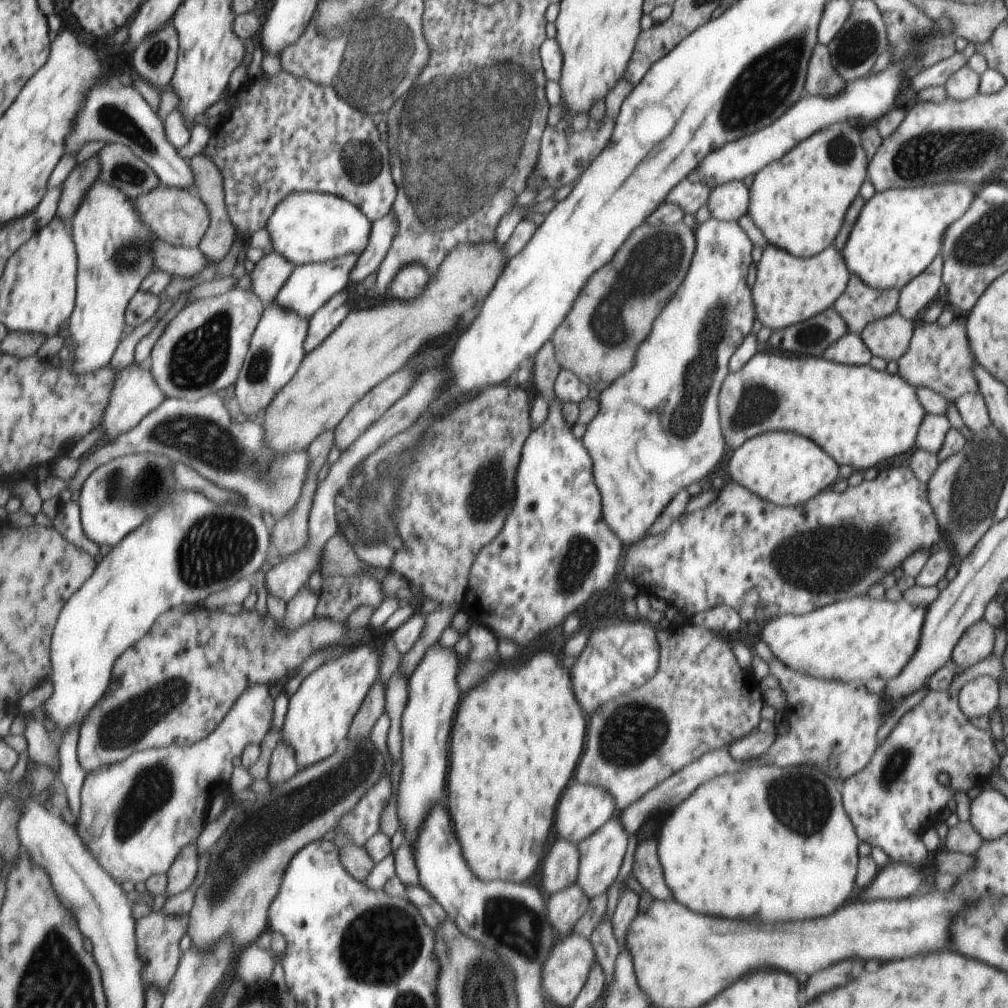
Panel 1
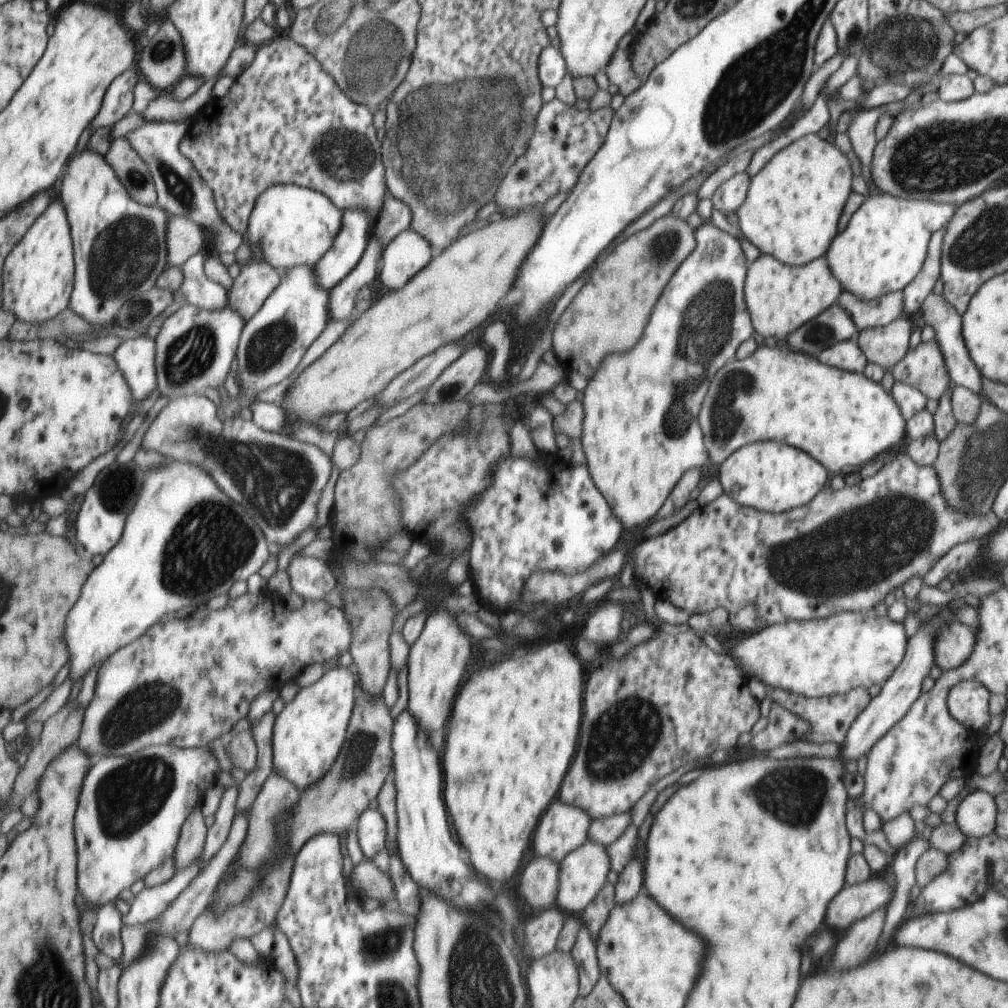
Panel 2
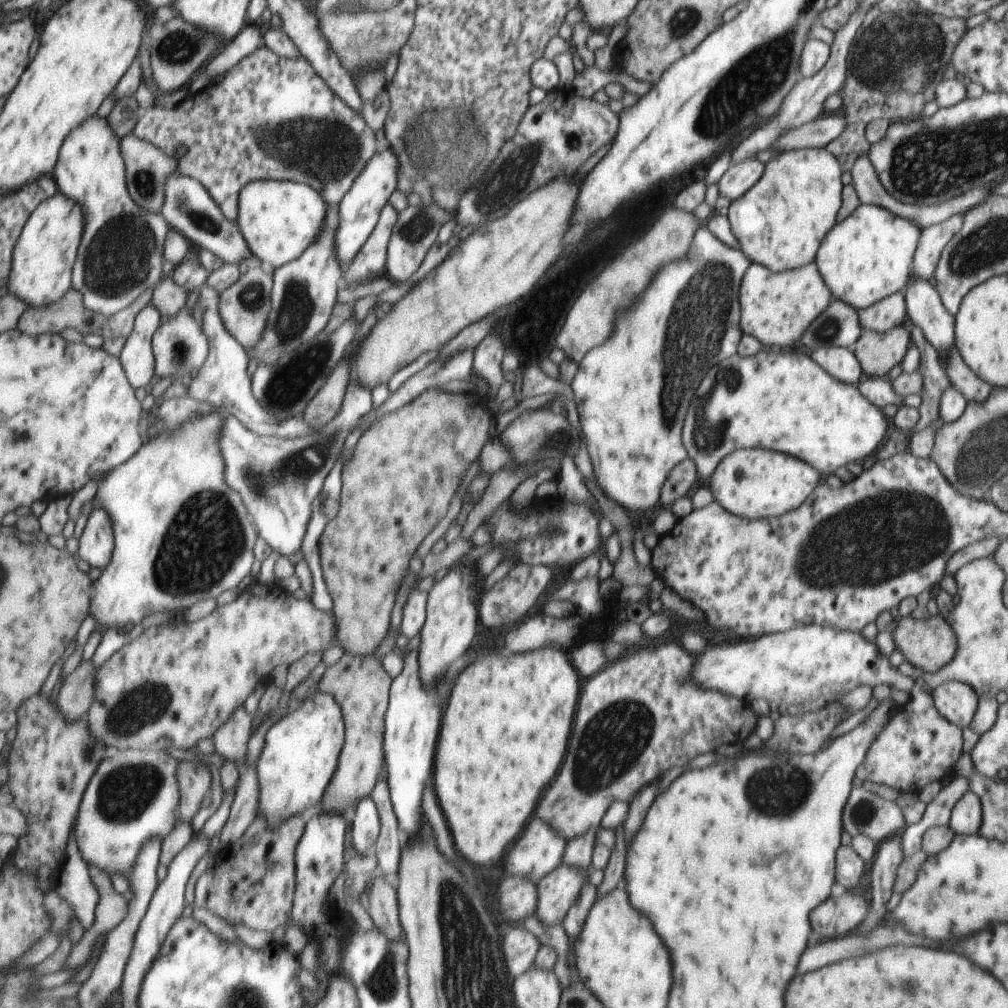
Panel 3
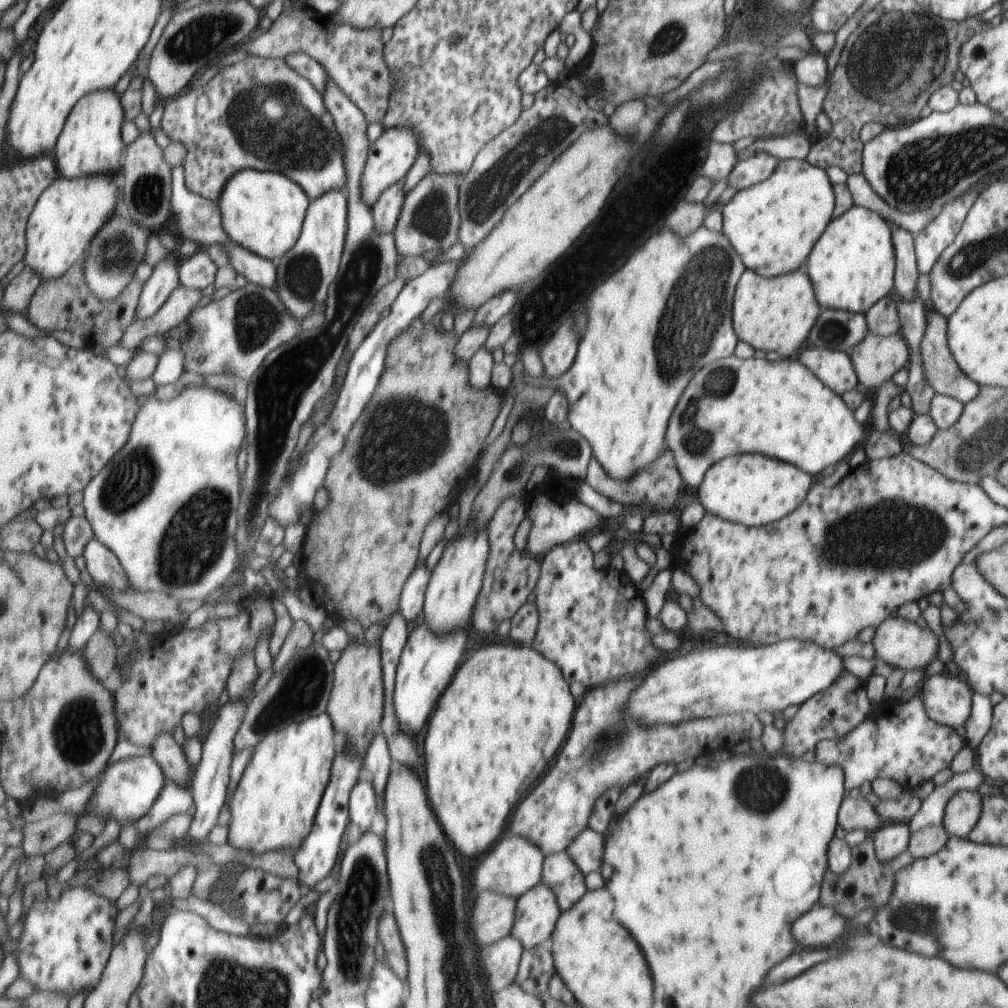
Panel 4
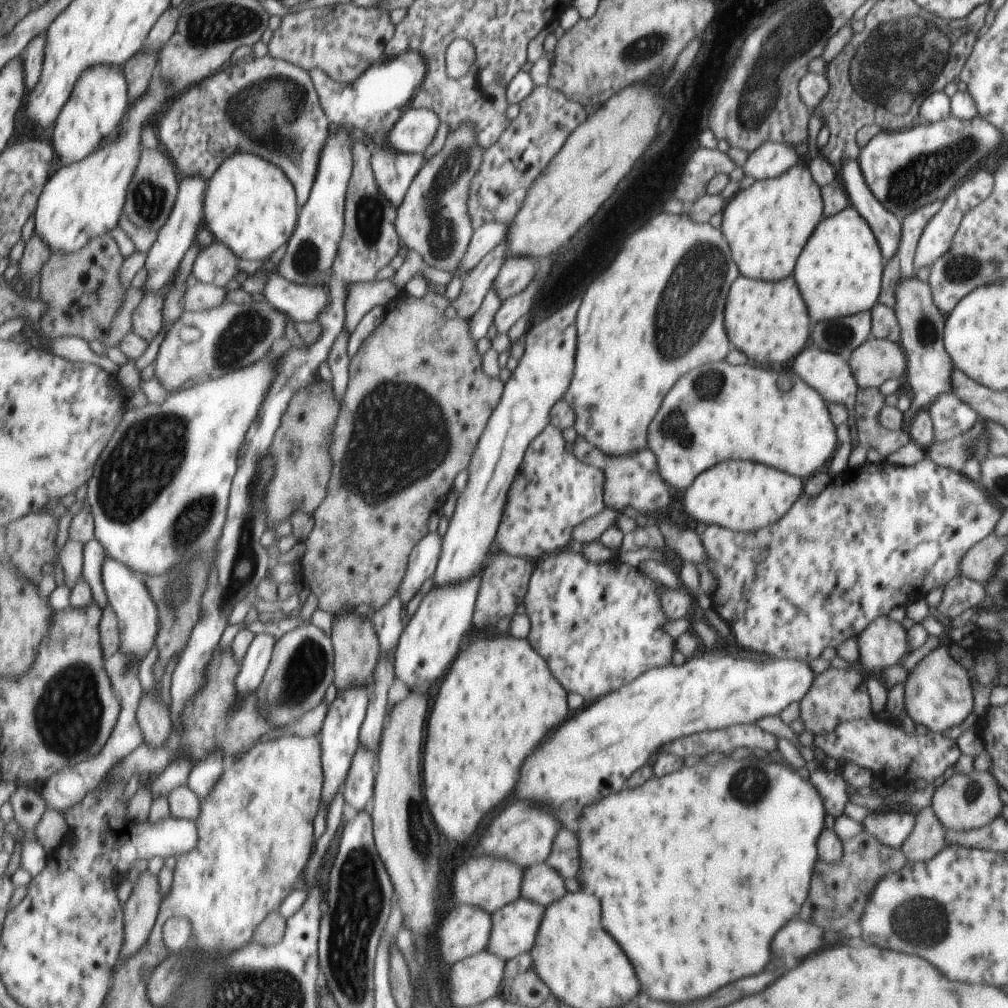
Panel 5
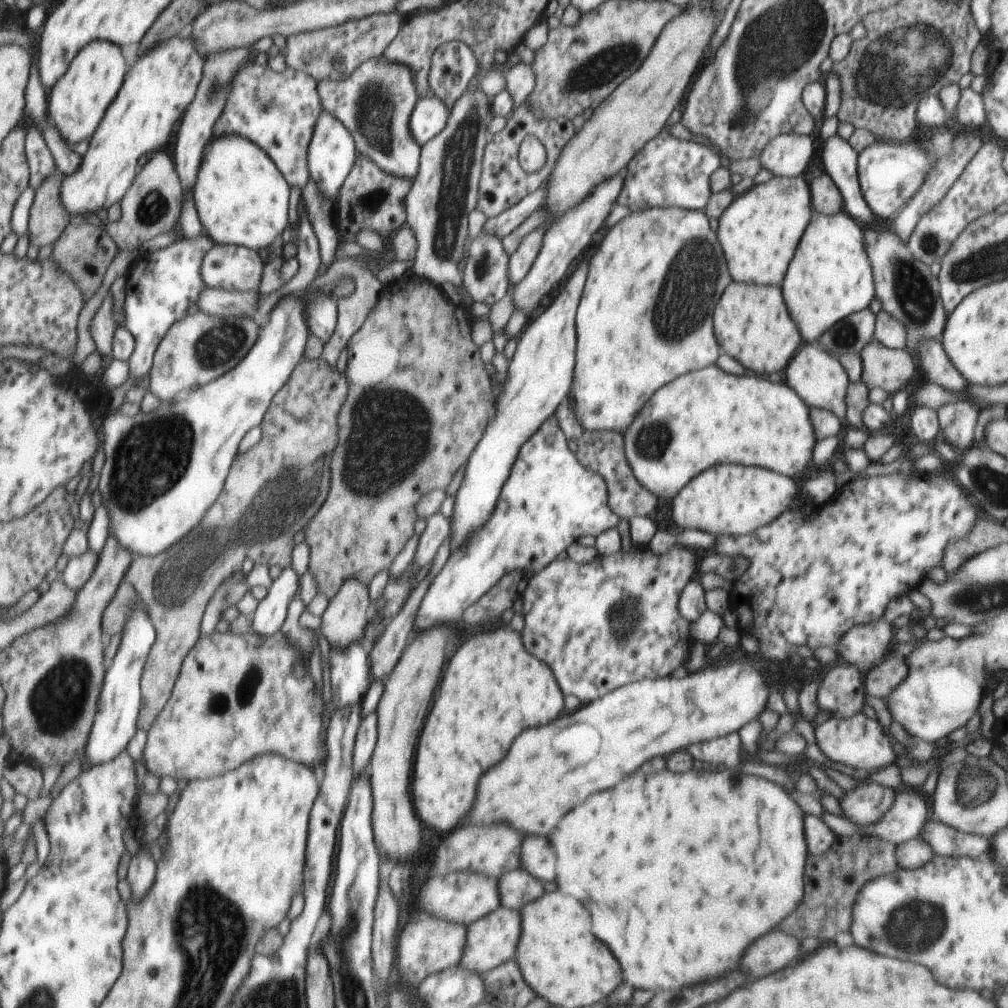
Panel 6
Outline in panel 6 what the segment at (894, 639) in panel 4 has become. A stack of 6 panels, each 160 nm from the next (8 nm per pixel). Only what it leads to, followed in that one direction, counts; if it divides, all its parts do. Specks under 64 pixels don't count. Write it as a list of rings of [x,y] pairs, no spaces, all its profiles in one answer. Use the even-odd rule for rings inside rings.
[[[883,618],[851,628],[837,644],[838,658],[862,672],[888,654],[894,638],[894,627]]]

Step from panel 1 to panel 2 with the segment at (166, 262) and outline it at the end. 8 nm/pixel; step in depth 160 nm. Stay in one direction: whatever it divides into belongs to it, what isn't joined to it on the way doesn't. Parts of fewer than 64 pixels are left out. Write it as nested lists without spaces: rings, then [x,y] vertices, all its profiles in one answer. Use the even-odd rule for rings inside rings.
[[[201,252],[189,258],[181,270],[183,270],[183,286],[177,292],[185,302],[203,308],[204,310],[221,310],[228,304],[229,291],[223,284],[217,284],[207,276],[205,262],[207,257]]]

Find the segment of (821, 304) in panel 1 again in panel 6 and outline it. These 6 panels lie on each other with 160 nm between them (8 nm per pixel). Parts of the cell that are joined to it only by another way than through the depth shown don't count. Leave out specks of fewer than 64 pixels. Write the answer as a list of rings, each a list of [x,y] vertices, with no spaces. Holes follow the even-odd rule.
[[[732,280],[723,289],[713,307],[711,320],[719,352],[734,358],[745,370],[751,370],[755,374],[781,374],[786,367],[785,364],[788,364],[787,360],[795,355],[795,350],[801,342],[802,336],[789,318],[779,286],[738,283]]]

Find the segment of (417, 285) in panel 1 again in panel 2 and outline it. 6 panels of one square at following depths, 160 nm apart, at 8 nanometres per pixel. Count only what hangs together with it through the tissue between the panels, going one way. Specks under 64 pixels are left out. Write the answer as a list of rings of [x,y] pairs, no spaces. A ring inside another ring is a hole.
[[[407,228],[399,232],[393,242],[385,248],[380,269],[381,283],[389,291],[405,287],[429,262],[428,241],[419,233]]]

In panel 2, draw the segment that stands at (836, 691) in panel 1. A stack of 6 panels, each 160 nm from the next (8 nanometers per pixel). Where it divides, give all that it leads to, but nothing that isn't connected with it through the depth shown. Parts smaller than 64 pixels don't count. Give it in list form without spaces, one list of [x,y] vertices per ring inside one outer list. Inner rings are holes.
[[[856,688],[843,694],[817,698],[801,697],[800,695],[787,692],[787,690],[773,689],[771,698],[784,709],[787,709],[799,718],[802,718],[800,724],[805,721],[810,724],[810,730],[801,738],[801,740],[815,743],[831,741],[835,742],[838,746],[840,746],[841,743],[845,743],[848,728],[857,718],[859,718],[860,714],[863,713],[864,708],[871,702],[867,690],[863,688]]]

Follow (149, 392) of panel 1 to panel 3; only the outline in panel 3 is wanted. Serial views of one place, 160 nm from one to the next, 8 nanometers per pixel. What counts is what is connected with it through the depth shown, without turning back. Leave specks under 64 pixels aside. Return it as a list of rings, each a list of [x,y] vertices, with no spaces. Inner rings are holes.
[[[151,302],[137,315],[134,331],[121,350],[119,358],[128,379],[135,388],[146,387],[156,376],[153,337],[162,326],[160,310]]]

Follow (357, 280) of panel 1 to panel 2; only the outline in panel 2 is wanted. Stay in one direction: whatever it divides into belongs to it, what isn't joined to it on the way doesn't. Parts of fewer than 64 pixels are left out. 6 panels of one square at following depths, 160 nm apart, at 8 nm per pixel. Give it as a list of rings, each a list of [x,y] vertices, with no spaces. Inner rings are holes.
[[[388,195],[384,207],[375,218],[373,224],[374,236],[381,238],[383,252],[393,242],[393,238],[408,228],[411,221],[411,212],[401,200]]]

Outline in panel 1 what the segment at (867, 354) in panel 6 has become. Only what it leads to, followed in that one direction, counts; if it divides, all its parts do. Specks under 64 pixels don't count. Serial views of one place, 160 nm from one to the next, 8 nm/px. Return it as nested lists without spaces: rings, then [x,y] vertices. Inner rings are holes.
[[[895,310],[889,316],[869,323],[859,335],[871,355],[879,356],[887,363],[890,360],[896,361],[908,350],[911,330],[913,324]]]

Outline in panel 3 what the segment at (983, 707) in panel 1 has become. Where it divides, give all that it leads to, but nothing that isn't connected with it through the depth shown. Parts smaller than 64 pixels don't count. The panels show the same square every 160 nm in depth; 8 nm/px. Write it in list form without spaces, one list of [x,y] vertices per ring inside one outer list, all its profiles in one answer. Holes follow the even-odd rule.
[[[952,681],[933,690],[932,700],[945,720],[963,728],[968,726],[973,718],[977,696],[973,694],[973,688],[969,688],[967,684]]]

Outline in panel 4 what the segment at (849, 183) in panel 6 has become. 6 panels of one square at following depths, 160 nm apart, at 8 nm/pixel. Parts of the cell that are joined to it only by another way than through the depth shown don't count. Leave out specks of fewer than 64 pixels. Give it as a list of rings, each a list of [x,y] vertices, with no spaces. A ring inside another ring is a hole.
[[[882,218],[891,230],[891,240],[893,240],[893,250],[895,250],[895,292],[906,301],[910,301],[917,293],[915,283],[917,275],[914,256],[914,237],[910,232],[899,228],[891,221]]]

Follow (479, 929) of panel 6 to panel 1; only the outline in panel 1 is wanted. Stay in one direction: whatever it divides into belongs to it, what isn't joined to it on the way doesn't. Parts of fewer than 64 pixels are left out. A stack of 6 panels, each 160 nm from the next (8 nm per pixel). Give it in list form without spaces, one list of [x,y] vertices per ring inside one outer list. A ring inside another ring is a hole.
[[[617,816],[609,819],[603,827],[599,827],[587,838],[580,840],[577,844],[579,850],[579,868],[576,879],[573,883],[583,889],[584,896],[591,900],[596,896],[605,894],[613,880],[617,878],[625,847],[627,846],[627,830],[620,824]]]

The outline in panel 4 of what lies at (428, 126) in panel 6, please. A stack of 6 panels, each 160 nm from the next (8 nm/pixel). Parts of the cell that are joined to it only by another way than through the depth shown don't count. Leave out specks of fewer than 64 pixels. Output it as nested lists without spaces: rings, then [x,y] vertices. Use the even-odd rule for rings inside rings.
[[[393,127],[383,130],[381,136],[372,142],[362,179],[364,201],[371,208],[389,187],[399,179],[403,179],[411,170],[420,149],[420,137],[411,127]]]

